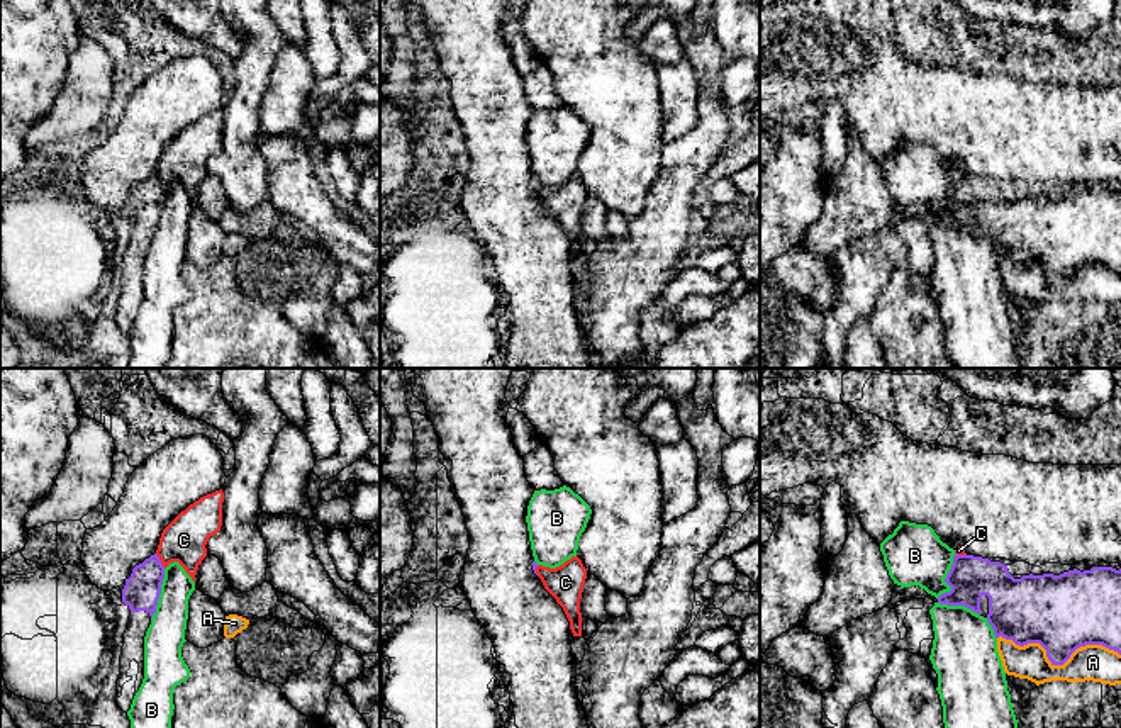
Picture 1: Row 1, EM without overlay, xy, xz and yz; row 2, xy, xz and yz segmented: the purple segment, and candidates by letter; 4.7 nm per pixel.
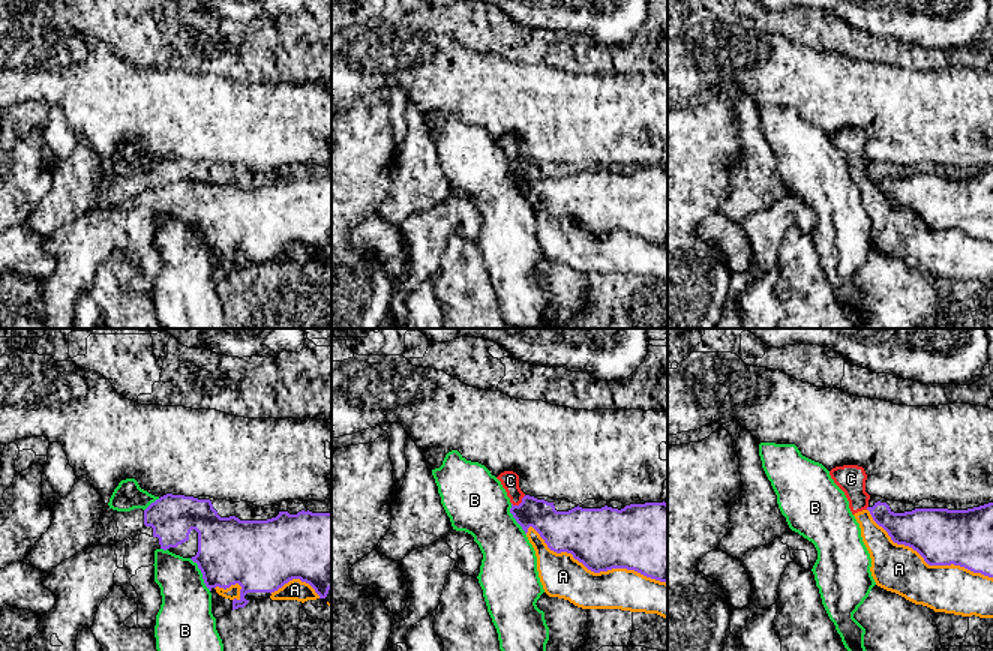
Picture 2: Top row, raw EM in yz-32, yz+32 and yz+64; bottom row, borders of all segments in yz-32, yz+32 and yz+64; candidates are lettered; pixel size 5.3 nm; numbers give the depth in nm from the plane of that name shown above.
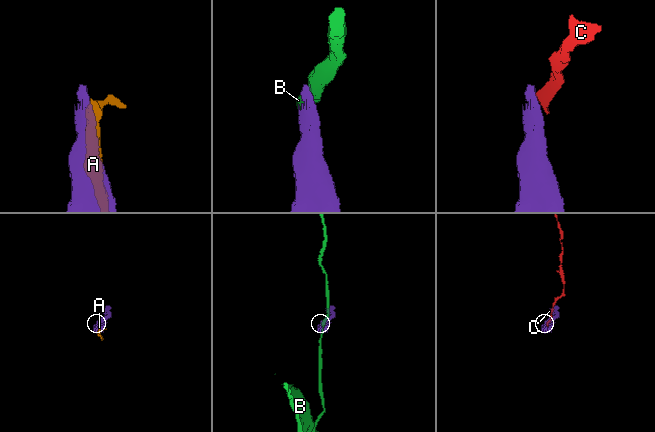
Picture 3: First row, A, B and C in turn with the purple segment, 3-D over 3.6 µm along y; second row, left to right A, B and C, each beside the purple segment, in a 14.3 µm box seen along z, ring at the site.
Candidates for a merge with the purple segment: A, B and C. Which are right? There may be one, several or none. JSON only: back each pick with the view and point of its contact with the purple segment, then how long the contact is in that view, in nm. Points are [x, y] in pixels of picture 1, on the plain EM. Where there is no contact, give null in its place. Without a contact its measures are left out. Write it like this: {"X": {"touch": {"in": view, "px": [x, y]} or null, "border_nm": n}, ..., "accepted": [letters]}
{"accepted": []}

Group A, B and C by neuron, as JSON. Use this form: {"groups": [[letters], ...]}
{"groups": [["A", "C"], ["B"]]}

